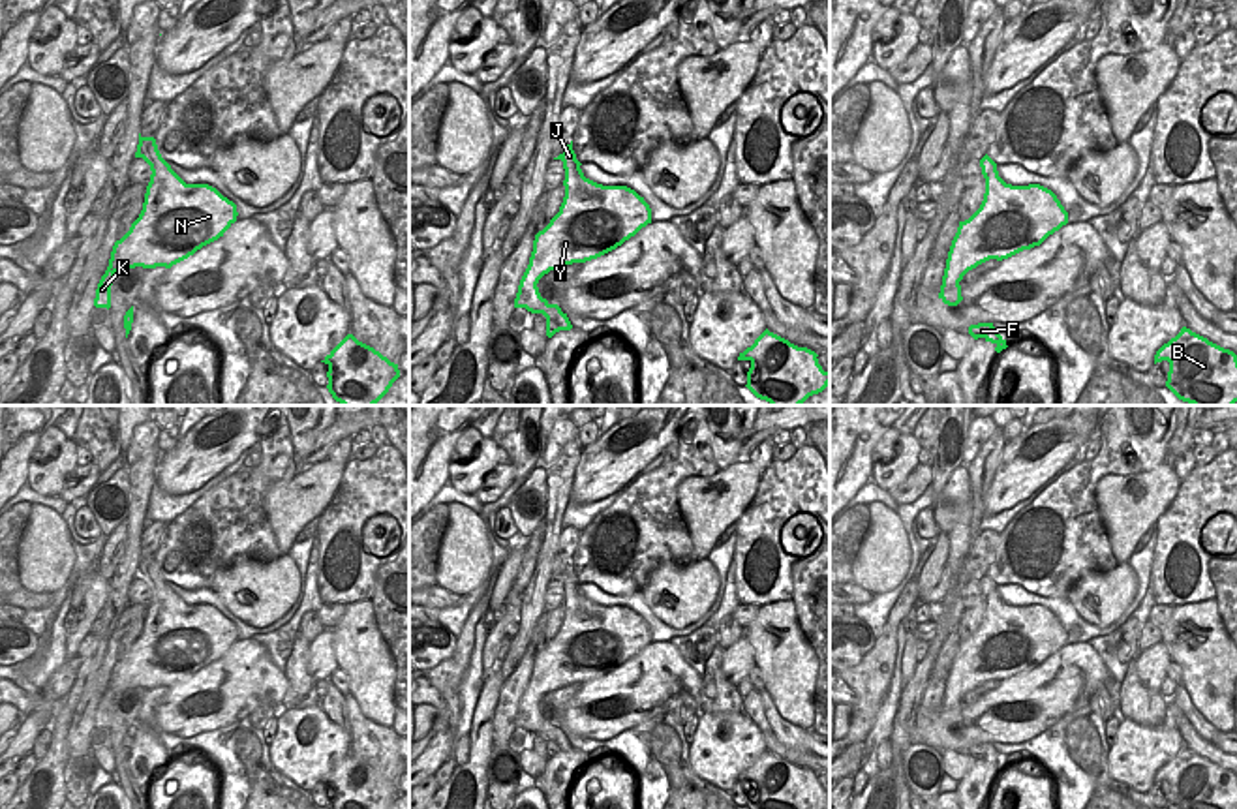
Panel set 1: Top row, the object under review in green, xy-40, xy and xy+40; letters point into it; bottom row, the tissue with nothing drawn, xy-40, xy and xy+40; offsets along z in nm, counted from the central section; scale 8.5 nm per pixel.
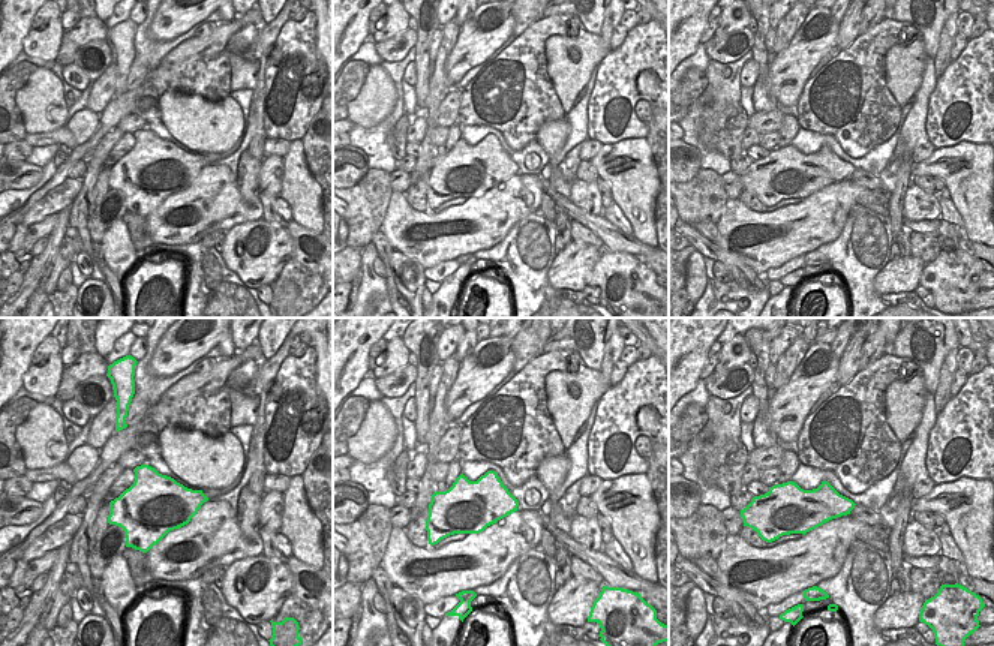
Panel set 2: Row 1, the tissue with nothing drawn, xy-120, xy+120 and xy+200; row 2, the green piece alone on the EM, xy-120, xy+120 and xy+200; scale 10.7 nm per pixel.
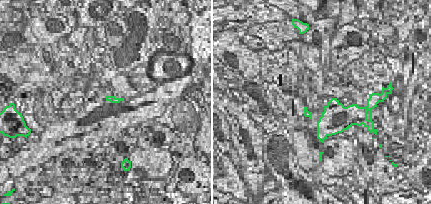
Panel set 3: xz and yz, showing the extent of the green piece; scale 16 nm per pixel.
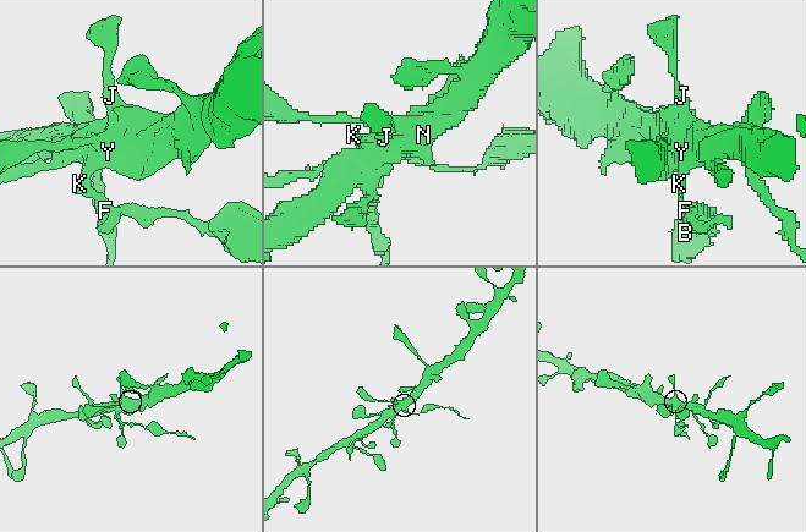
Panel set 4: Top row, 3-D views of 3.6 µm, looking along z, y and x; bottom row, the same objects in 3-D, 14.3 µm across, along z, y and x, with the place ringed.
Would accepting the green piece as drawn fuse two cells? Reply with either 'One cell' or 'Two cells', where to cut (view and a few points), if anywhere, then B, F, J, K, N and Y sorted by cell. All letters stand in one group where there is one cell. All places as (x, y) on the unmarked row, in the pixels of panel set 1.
Two cells. Split along xy (541, 717), (541, 727), (532, 732). Groups: B F / J K N Y.

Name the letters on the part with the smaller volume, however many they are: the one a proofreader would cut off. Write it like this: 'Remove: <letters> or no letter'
Remove: B, F

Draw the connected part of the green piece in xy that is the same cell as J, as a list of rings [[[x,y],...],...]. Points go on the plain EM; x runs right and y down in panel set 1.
[[[573,561],[554,578],[563,582],[565,618],[559,633],[535,655],[514,728],[541,732],[539,700],[550,691],[597,679],[651,644],[651,629],[627,606],[603,606],[584,597]]]

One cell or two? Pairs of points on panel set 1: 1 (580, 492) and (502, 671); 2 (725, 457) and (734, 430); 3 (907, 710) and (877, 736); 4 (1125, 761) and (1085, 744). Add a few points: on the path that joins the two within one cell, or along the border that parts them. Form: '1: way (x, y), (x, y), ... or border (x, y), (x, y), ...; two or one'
1: border (580, 455), (569, 498); two
2: way (725, 451), (729, 436); one
3: border (905, 684), (888, 738); two
4: border (1108, 747), (1108, 772), (1134, 789); two

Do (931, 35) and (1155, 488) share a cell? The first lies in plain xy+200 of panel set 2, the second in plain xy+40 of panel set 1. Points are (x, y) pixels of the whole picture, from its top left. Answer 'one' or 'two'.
two

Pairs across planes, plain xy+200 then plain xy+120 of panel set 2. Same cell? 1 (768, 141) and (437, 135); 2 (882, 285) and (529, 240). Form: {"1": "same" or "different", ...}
{"1": "same", "2": "different"}

